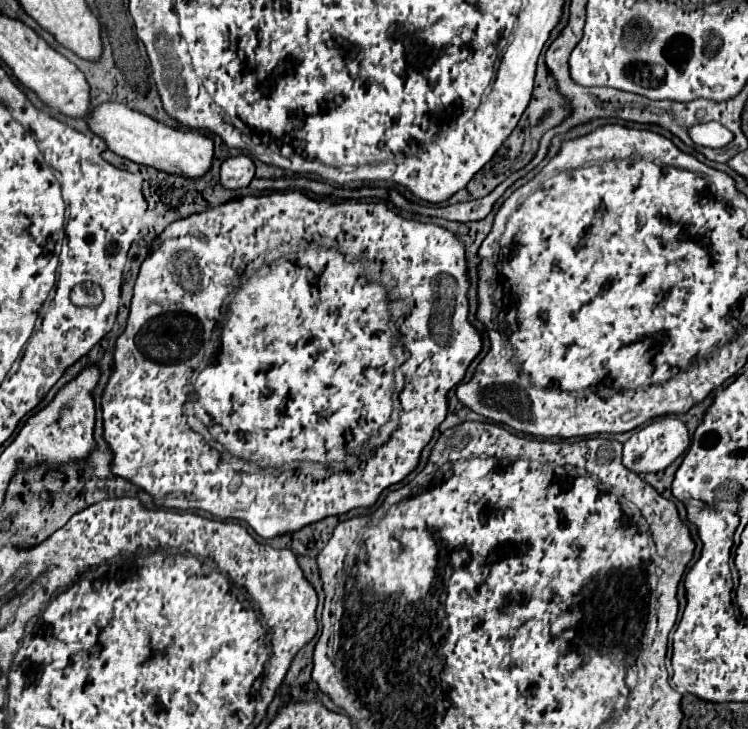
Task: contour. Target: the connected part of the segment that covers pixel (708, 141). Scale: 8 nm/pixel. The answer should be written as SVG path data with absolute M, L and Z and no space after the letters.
M718 122L694 125L689 129L689 136L696 146L708 146L708 148L722 148L732 140L732 134Z

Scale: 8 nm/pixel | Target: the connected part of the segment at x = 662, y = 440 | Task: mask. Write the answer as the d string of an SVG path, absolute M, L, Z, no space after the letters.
M666 416L666 418L658 418L642 428L638 428L630 440L624 444L624 466L630 468L636 474L642 472L658 472L668 468L686 448L688 448L690 440L688 440L688 430L684 426L684 422L680 422L678 418Z

